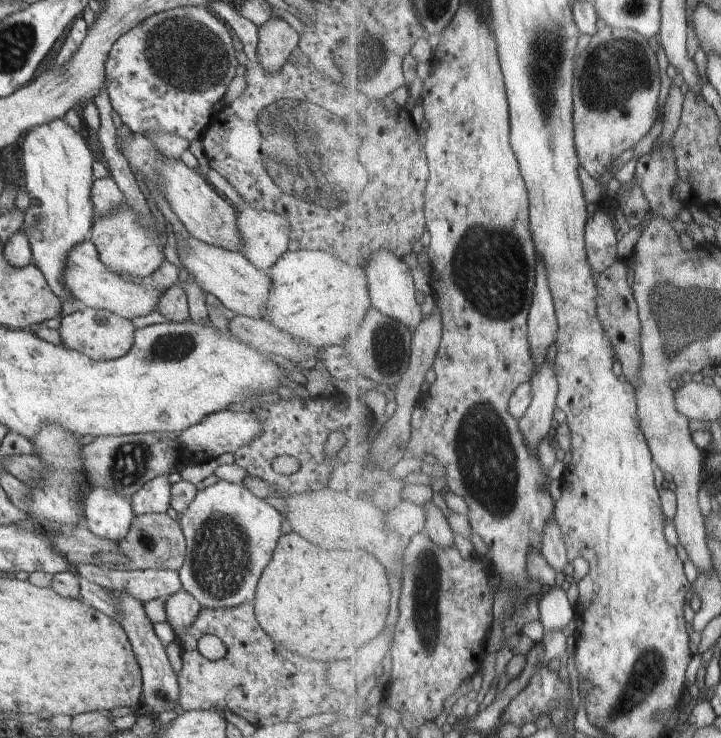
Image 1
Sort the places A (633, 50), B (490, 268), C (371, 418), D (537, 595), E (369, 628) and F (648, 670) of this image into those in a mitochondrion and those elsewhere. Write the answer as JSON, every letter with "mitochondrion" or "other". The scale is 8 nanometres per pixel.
{"A":"mitochondrion","B":"mitochondrion","C":"other","D":"other","E":"other","F":"mitochondrion"}

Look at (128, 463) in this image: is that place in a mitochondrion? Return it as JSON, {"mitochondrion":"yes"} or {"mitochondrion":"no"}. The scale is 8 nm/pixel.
{"mitochondrion":"yes"}

